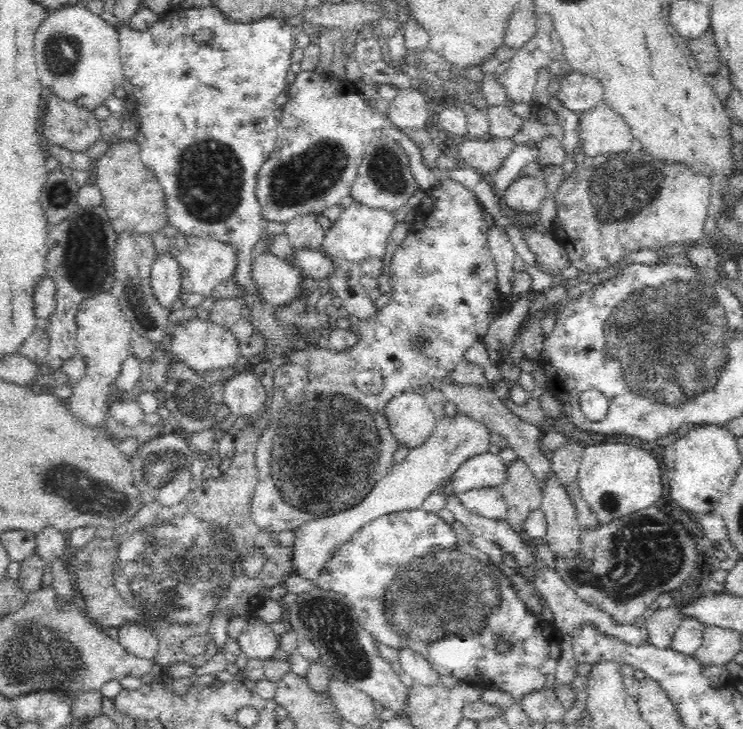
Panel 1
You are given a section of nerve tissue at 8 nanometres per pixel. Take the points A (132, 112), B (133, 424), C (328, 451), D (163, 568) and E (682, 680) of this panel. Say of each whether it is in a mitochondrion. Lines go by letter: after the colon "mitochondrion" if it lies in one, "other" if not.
A: other
B: other
C: mitochondrion
D: mitochondrion
E: other

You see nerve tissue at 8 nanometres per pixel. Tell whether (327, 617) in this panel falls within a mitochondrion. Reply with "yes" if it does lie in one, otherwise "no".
yes

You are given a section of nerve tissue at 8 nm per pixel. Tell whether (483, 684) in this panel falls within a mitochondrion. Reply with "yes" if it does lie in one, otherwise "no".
no

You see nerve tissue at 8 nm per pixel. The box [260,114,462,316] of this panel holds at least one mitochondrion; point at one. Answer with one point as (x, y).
(315, 174)

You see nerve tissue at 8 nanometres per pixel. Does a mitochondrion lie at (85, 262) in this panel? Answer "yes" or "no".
yes

